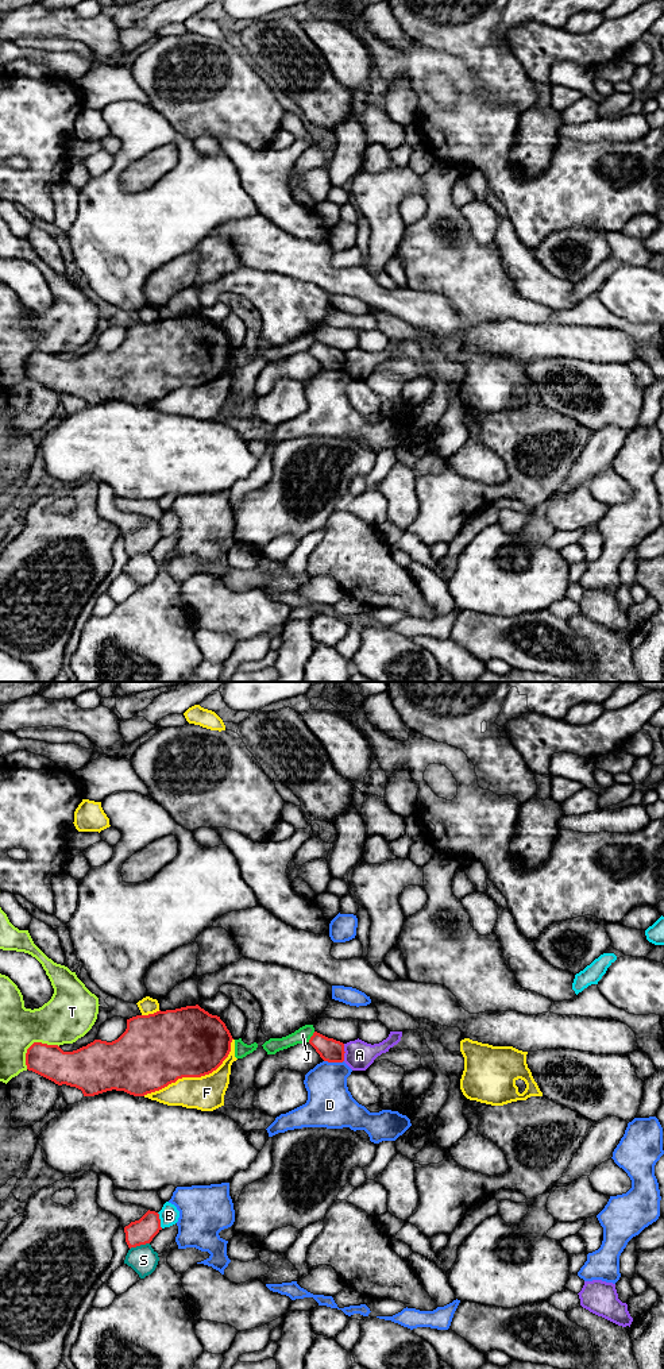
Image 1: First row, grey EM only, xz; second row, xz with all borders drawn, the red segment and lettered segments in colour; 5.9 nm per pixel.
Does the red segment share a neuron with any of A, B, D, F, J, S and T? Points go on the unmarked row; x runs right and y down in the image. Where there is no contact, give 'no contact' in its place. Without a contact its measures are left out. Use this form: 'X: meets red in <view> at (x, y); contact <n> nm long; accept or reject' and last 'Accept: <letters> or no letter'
A: meets red in xz at (344, 361); contact 100 nm long; reject
B: meets red in xz at (159, 529); contact 100 nm long; reject
D: meets red in xz at (334, 370); contact 120 nm long; reject
F: meets red in xz at (195, 385); contact 650 nm long; reject
J: meets red in xz at (311, 346); contact 80 nm long; reject
S: meets red in xz at (139, 554); contact 130 nm long; reject
T: meets red in xz at (33, 353); contact 240 nm long; reject
Accept: no letter

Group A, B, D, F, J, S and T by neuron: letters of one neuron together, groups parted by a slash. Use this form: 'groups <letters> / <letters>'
groups A / B / D / F / J / S / T

